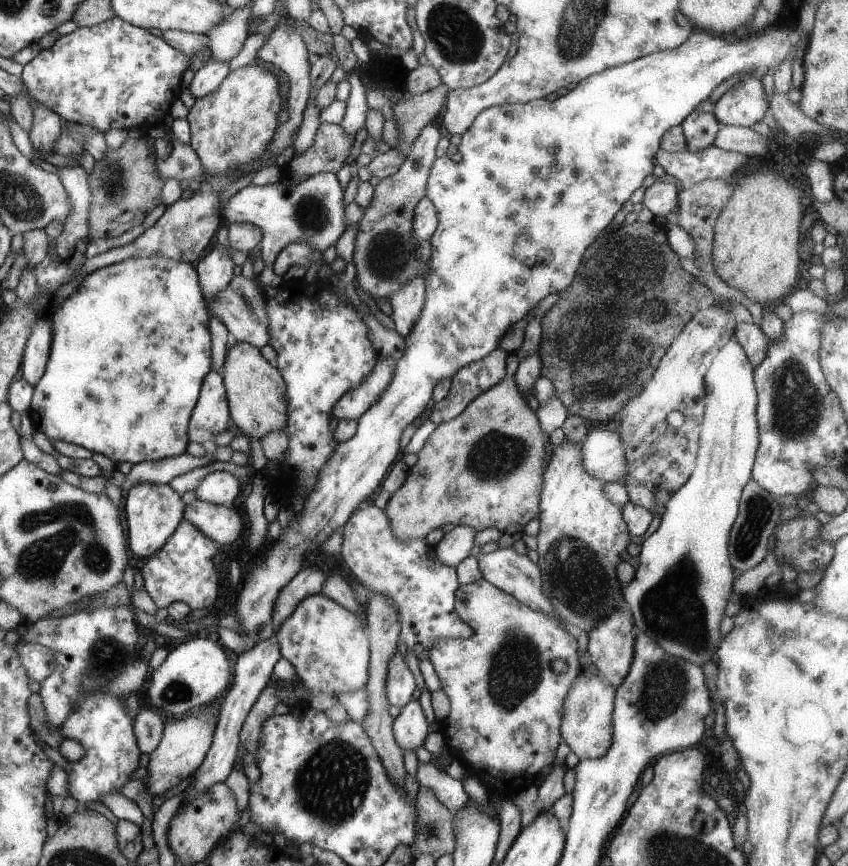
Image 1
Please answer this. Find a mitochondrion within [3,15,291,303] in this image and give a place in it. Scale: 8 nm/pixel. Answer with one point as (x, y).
(115, 178)

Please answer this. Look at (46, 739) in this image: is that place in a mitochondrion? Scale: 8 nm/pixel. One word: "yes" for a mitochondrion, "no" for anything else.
no

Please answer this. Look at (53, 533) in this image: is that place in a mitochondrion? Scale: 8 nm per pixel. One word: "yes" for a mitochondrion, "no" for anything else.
yes

